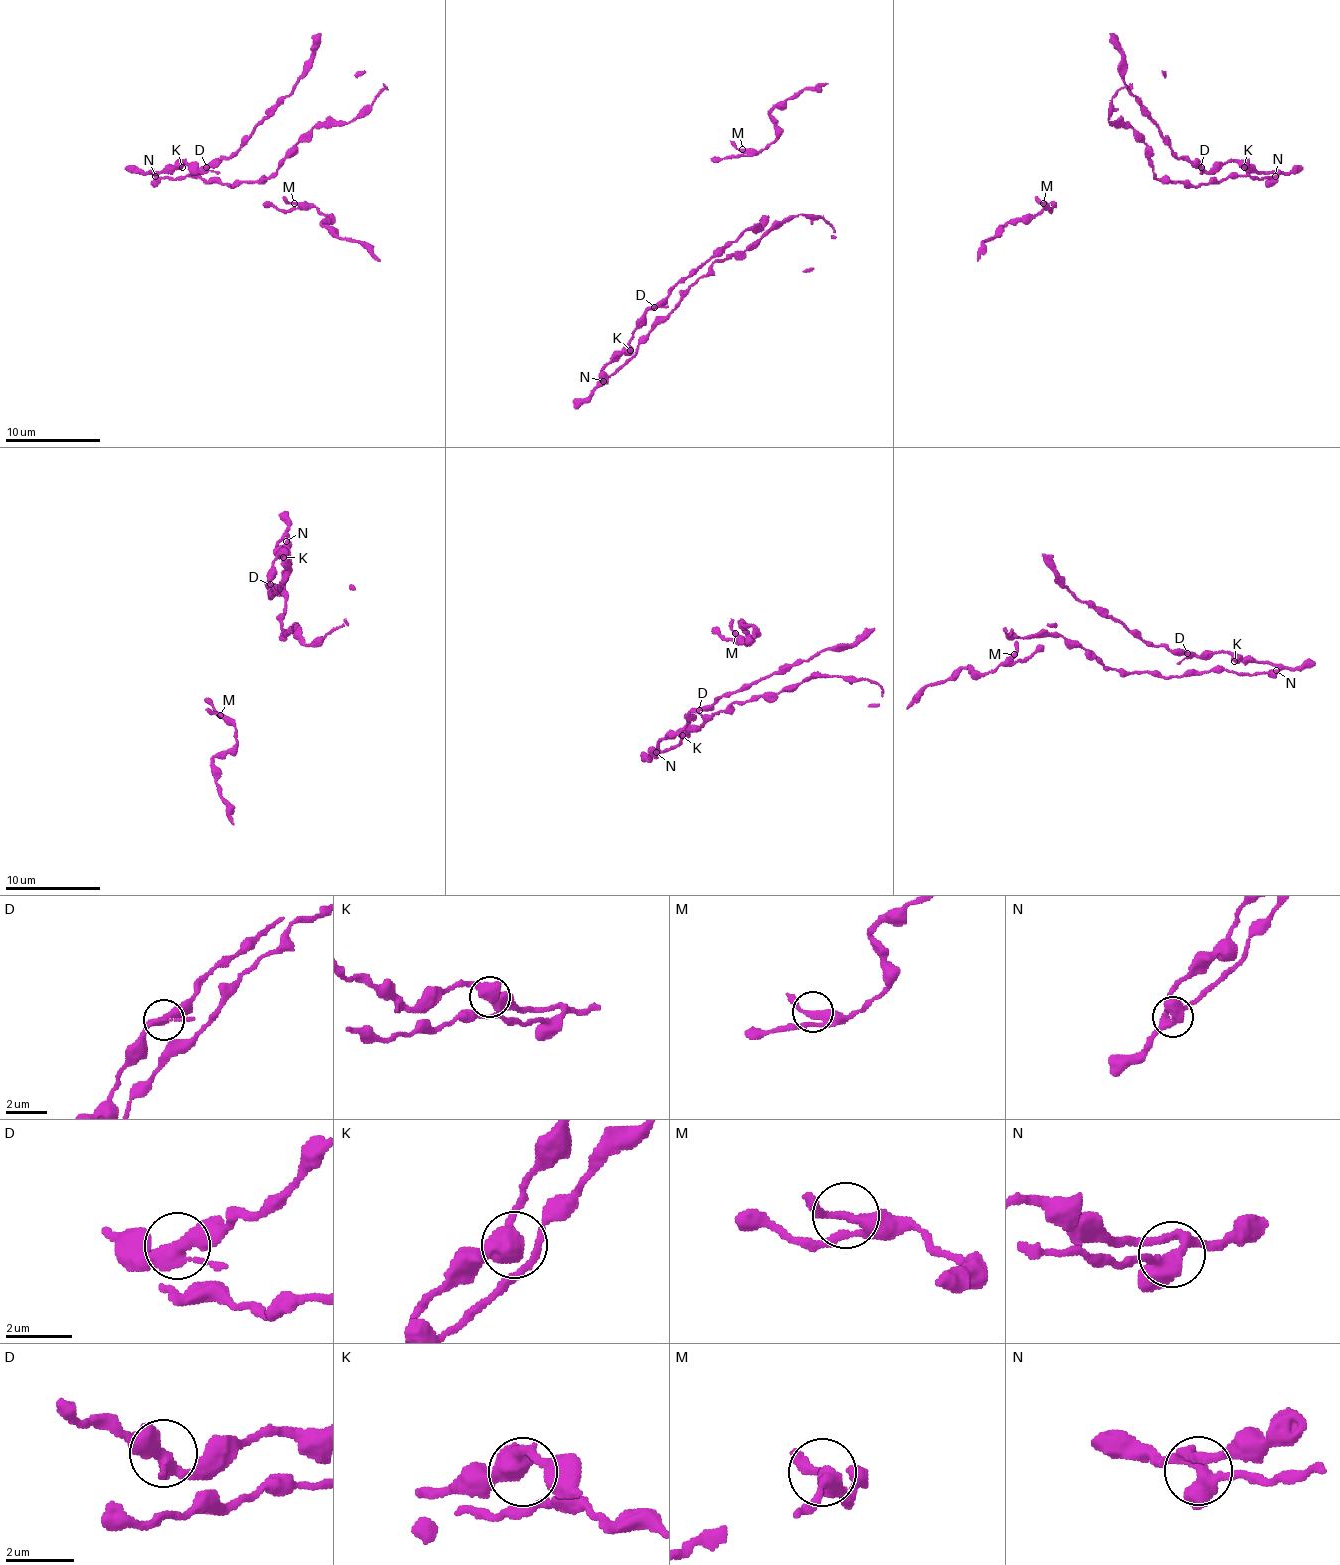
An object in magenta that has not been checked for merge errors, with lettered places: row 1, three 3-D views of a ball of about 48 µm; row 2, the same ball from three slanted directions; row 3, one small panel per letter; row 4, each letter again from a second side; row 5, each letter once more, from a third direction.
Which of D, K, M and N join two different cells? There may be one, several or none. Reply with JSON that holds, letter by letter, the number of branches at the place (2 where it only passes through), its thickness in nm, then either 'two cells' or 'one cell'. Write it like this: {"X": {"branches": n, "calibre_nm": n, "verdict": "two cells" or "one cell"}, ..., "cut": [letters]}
{"D": {"branches": 3, "calibre_nm": 360, "verdict": "one cell"}, "K": {"branches": 3, "calibre_nm": 480, "verdict": "one cell"}, "M": {"branches": 3, "calibre_nm": 240, "verdict": "one cell"}, "N": {"branches": 4, "calibre_nm": 400, "verdict": "one cell"}, "cut": []}

